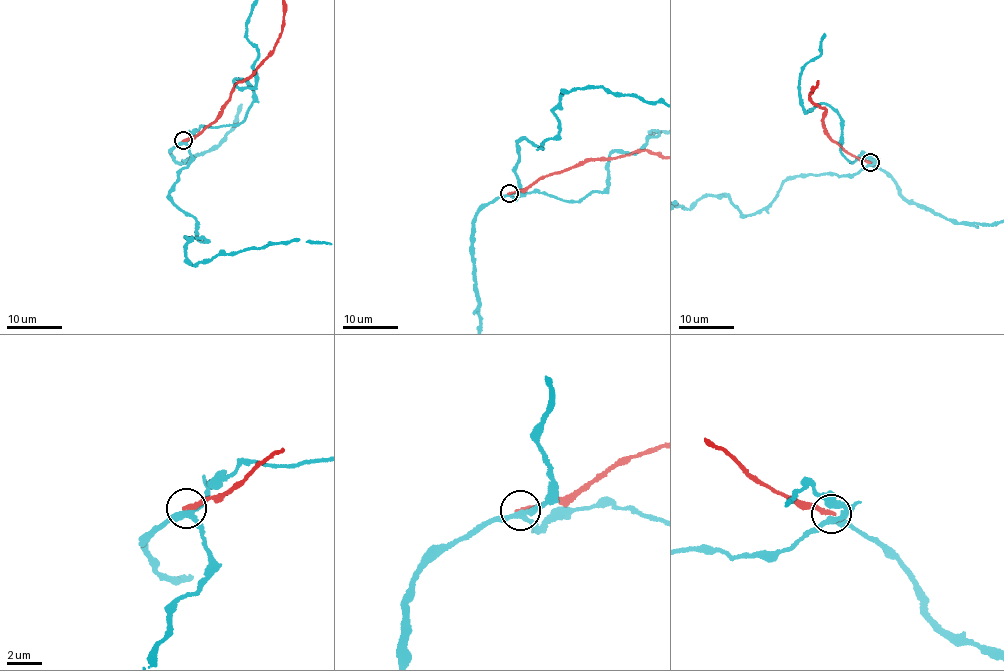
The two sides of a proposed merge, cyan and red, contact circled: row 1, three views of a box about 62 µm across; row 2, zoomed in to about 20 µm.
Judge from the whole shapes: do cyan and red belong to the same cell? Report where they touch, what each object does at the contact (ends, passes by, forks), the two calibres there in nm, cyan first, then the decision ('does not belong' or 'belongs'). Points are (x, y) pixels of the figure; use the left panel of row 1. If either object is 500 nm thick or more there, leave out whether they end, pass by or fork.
(183, 140) | cyan forks | red ends | 280/260 nm | does not belong

